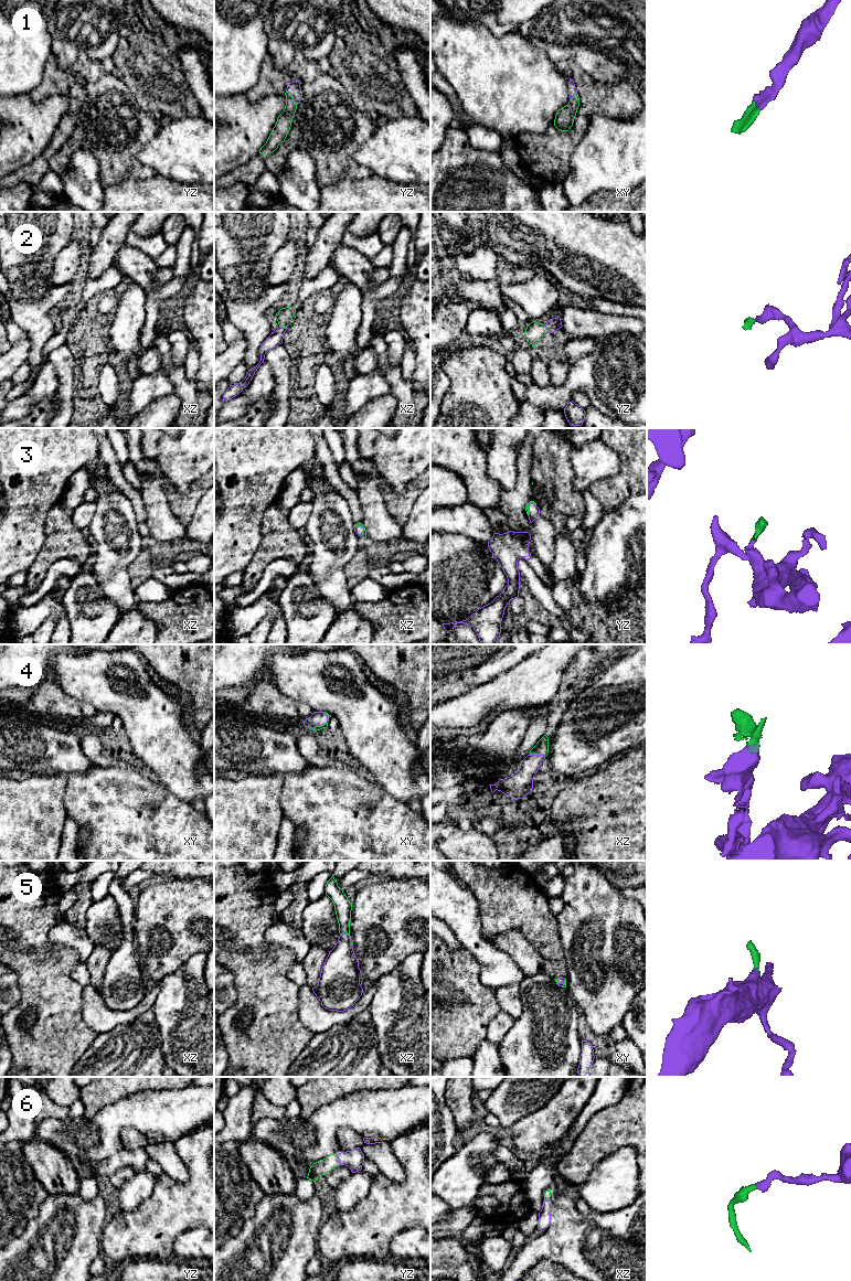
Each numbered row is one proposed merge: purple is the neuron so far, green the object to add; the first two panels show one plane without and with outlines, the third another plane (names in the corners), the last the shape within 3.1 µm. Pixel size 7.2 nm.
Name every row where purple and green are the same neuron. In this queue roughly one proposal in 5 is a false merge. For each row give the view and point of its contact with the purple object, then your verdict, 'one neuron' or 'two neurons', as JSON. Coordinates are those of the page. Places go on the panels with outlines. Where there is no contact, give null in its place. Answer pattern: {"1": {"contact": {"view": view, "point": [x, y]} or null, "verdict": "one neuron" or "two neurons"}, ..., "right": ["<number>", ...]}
{"1": {"contact": {"view": "yz", "point": [293, 97]}, "verdict": "one neuron"}, "2": {"contact": {"view": "xz", "point": [282, 327]}, "verdict": "one neuron"}, "3": {"contact": {"view": "xz", "point": [363, 530]}, "verdict": "one neuron"}, "4": {"contact": {"view": "xy", "point": [319, 725]}, "verdict": "one neuron"}, "5": {"contact": {"view": "xz", "point": [347, 933]}, "verdict": "one neuron"}, "6": {"contact": {"view": "yz", "point": [339, 1159]}, "verdict": "one neuron"}, "right": ["1", "2", "3", "4", "5", "6"]}

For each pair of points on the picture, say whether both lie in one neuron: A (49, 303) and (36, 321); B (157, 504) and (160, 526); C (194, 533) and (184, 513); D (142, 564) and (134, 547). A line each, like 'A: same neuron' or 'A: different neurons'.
A: same neuron
B: same neuron
C: different neurons
D: different neurons

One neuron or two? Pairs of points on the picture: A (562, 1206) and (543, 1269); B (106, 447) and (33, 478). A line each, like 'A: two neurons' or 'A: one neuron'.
A: two neurons
B: two neurons

